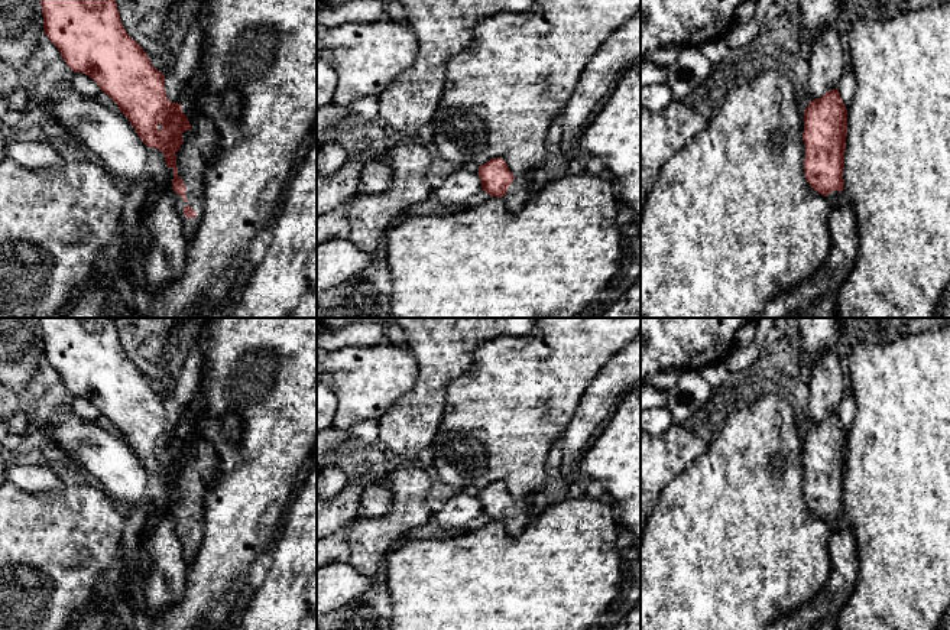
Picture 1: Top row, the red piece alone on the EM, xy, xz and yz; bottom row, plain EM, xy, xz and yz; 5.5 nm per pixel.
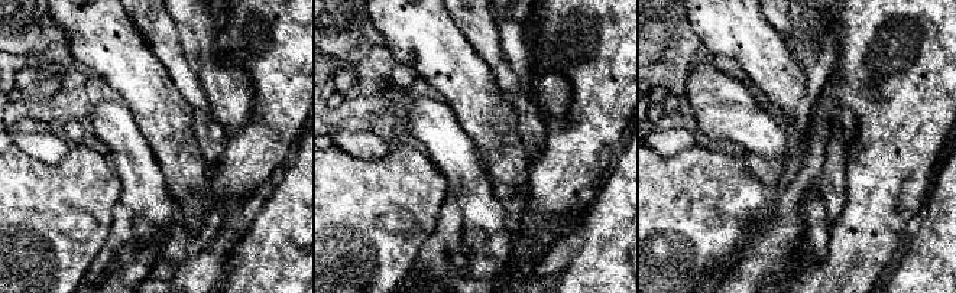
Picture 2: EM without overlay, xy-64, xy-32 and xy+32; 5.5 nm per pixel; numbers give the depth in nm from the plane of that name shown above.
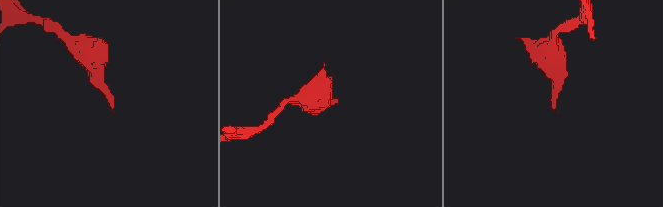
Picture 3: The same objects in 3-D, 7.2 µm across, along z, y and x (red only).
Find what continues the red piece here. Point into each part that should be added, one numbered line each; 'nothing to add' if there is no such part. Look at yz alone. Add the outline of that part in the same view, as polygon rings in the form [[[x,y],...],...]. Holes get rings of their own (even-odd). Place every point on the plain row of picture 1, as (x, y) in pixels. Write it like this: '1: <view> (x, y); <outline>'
1: yz (833, 522); [[[843,507],[843,510],[844,510],[844,513],[843,513],[842,516],[833,514],[831,517],[829,517],[829,519],[826,520],[829,529],[836,529],[836,527],[839,527],[840,525],[847,525],[849,527],[852,527],[850,519],[849,519],[849,516],[847,516],[847,513],[846,513],[846,507]]]

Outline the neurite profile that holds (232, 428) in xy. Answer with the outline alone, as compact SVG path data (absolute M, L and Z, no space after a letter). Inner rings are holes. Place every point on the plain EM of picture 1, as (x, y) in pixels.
M226 415L221 419L221 426L223 426L223 432L230 438L230 439L239 439L241 436L241 425L240 425L240 419L236 415Z

